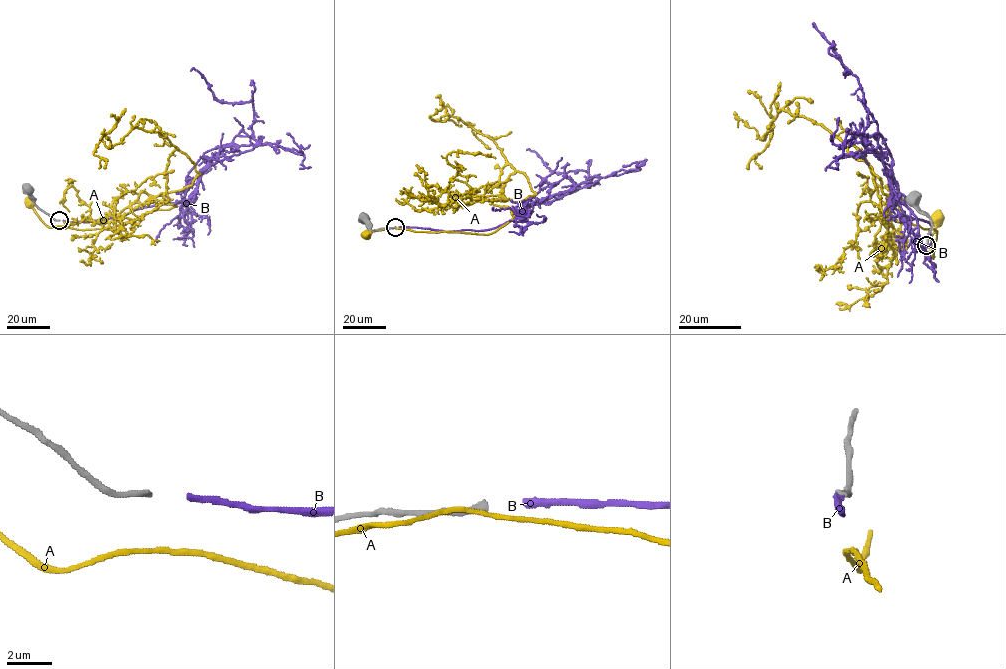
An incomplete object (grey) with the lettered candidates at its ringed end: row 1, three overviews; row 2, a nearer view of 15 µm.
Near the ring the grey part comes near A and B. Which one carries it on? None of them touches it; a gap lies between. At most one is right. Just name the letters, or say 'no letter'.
B

